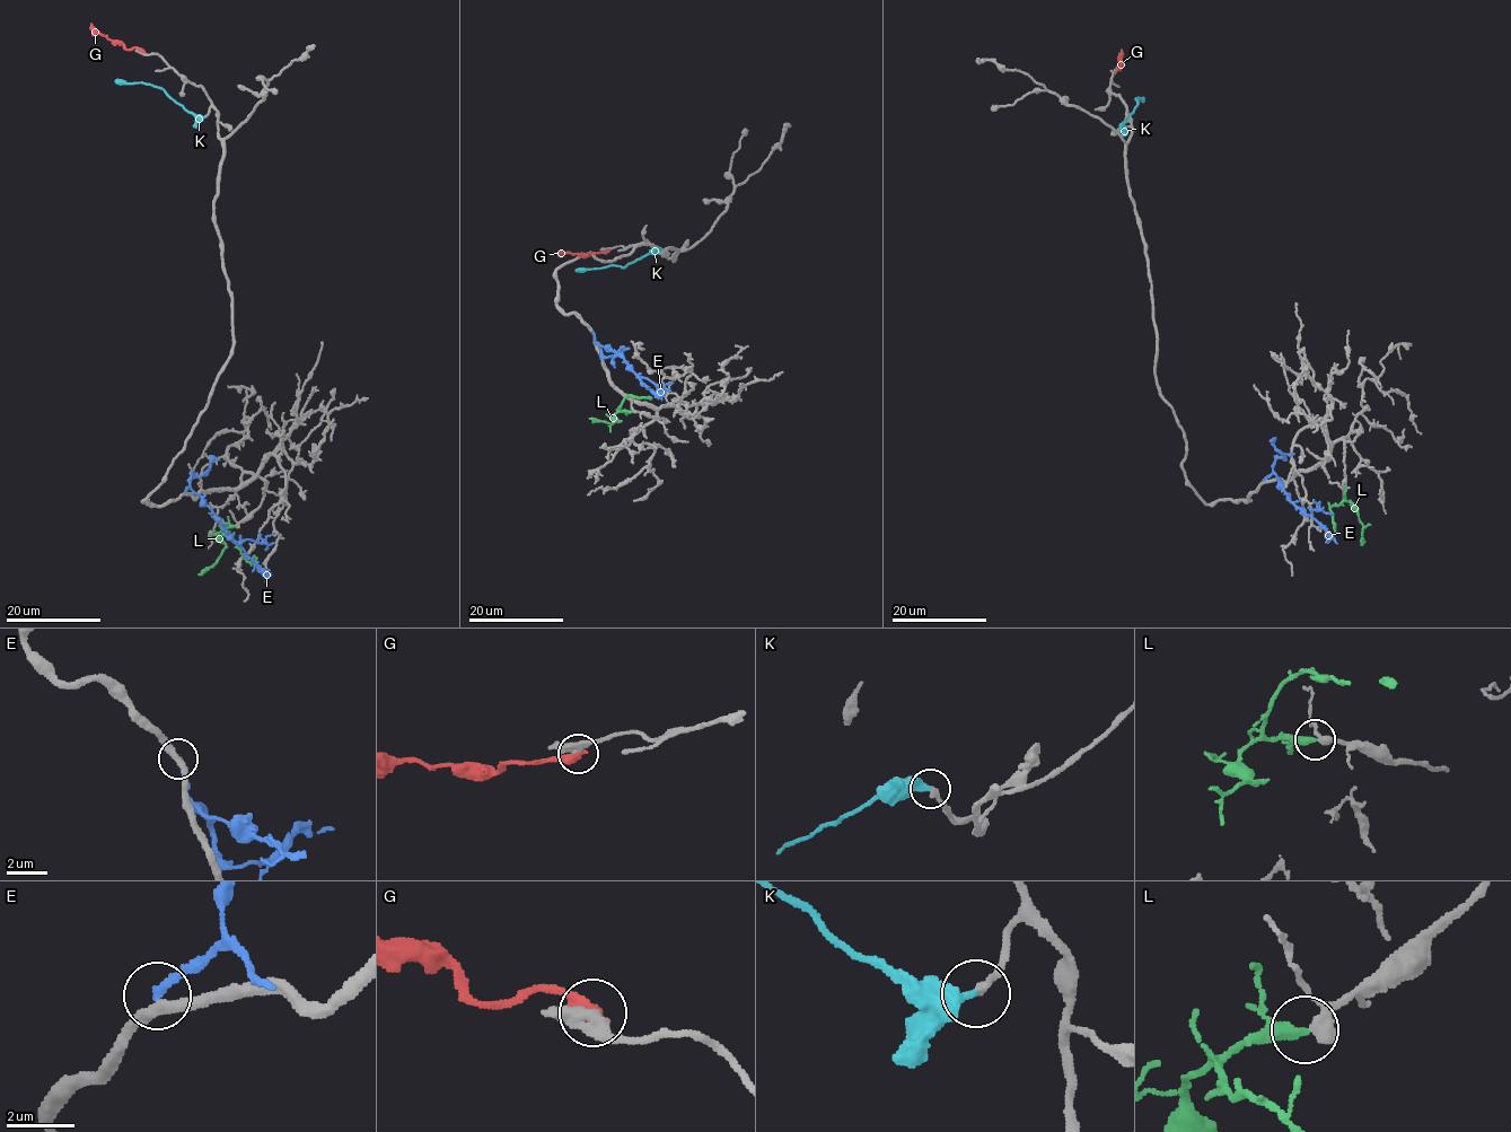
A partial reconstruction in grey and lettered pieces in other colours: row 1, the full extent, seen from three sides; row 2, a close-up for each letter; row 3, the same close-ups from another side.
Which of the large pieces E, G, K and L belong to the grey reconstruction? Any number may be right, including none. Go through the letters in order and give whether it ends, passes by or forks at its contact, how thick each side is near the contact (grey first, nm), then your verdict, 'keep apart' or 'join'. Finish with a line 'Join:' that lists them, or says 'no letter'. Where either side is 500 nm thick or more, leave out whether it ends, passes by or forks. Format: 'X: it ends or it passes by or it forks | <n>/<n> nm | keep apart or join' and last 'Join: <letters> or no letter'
E: it ends | 320/200 nm | keep apart
G: it ends | 400/460 nm | keep apart
K: it ends | 240/400 nm | join
L: it passes by | 320/280 nm | join
Join: K, L

